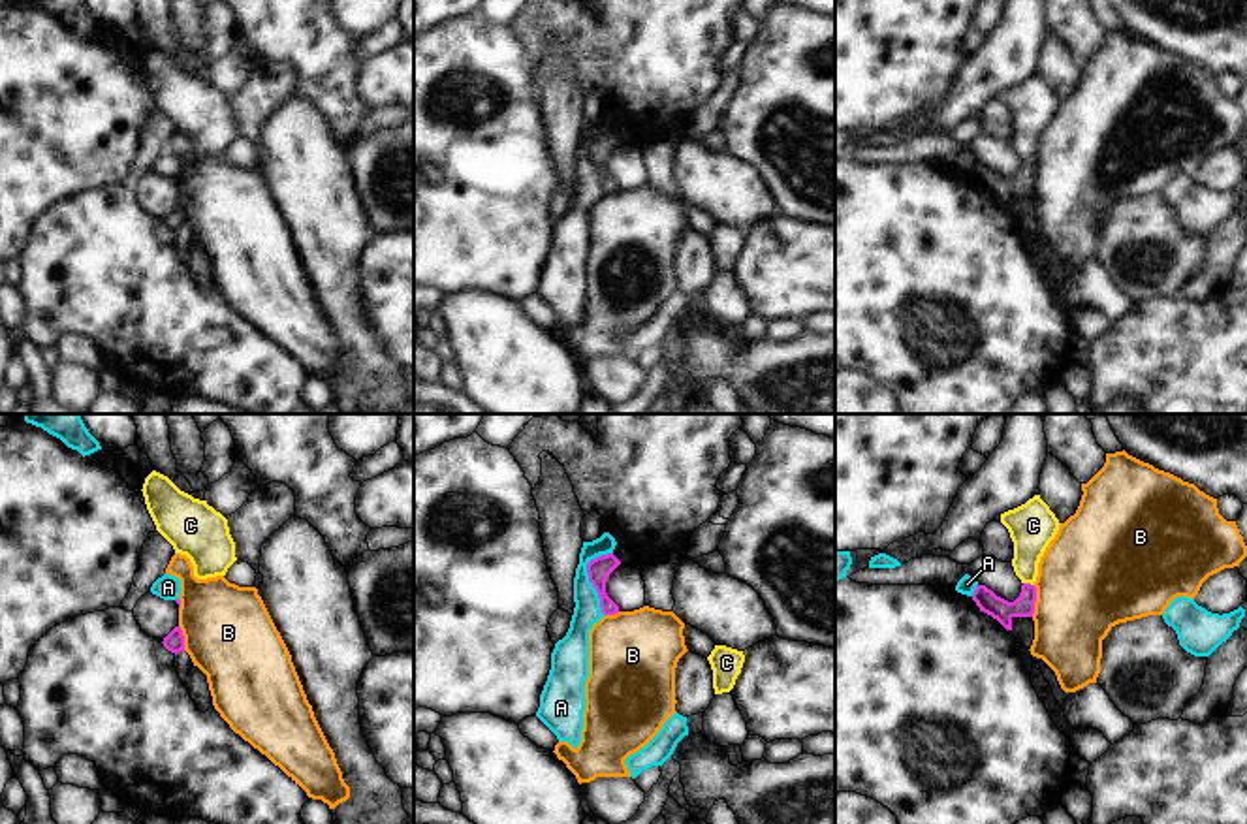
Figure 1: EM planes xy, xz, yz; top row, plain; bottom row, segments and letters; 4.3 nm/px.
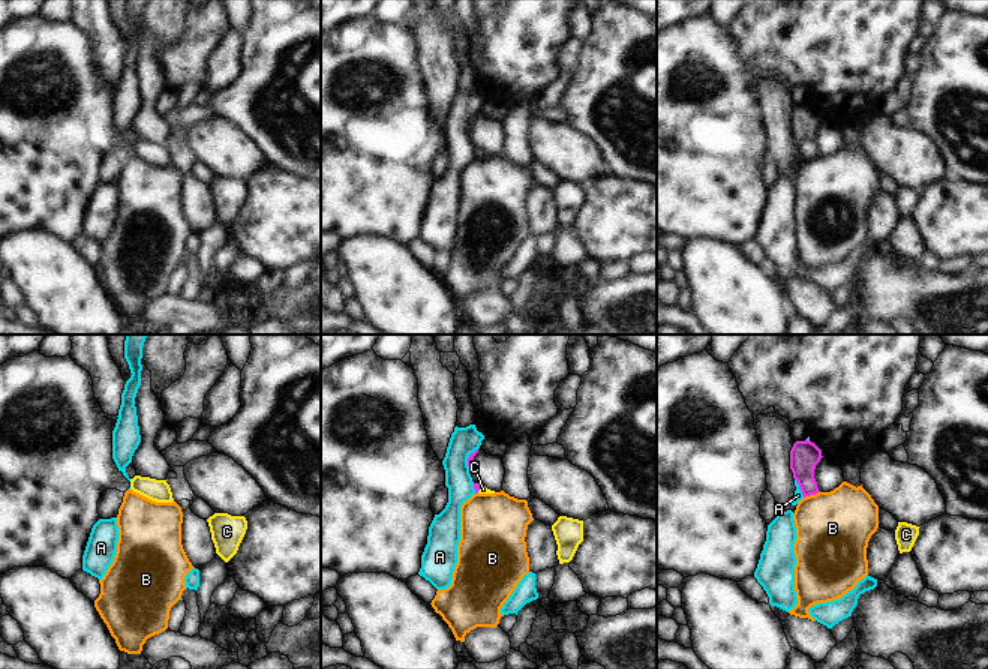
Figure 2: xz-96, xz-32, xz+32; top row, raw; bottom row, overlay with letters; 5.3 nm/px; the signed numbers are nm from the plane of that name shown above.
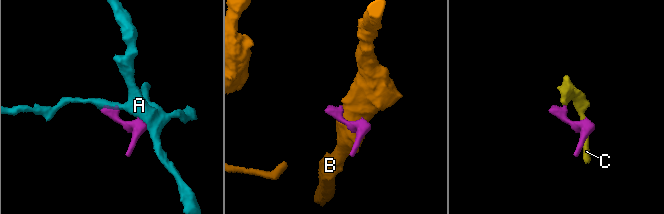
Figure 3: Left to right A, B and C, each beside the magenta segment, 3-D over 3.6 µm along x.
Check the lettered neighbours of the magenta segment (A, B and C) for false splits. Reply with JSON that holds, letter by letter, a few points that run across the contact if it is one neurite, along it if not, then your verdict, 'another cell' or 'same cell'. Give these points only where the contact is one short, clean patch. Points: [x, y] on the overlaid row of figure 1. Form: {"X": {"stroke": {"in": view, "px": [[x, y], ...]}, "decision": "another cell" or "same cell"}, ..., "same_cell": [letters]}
{"A": {"decision": "another cell"}, "B": {"stroke": {"in": "yz", "px": [[1035, 586], [1035, 612], [1031, 616]]}, "decision": "another cell"}, "C": {"stroke": {"in": "yz", "px": [[1024, 606], [1029, 584], [1029, 538], [1033, 525]]}, "decision": "same cell"}, "same_cell": ["C"]}

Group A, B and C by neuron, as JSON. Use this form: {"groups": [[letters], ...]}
{"groups": [["A"], ["B"], ["C"]]}

